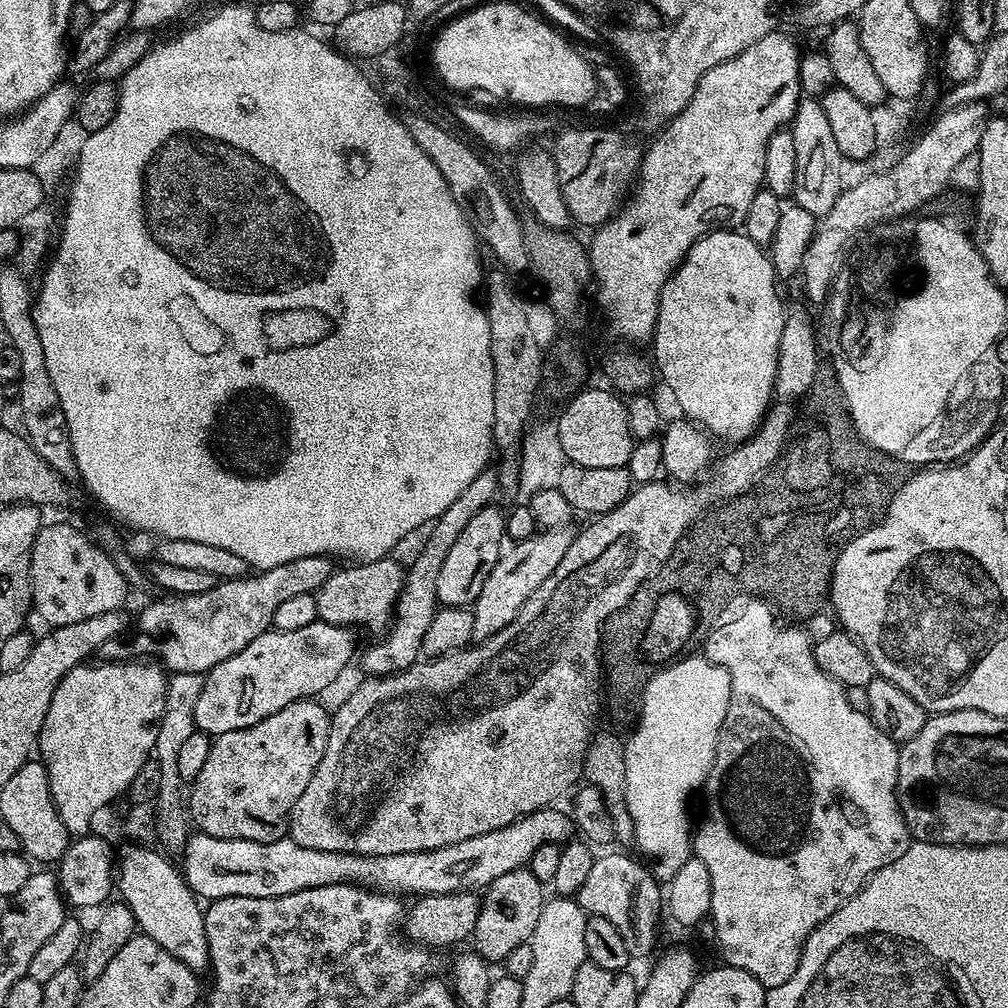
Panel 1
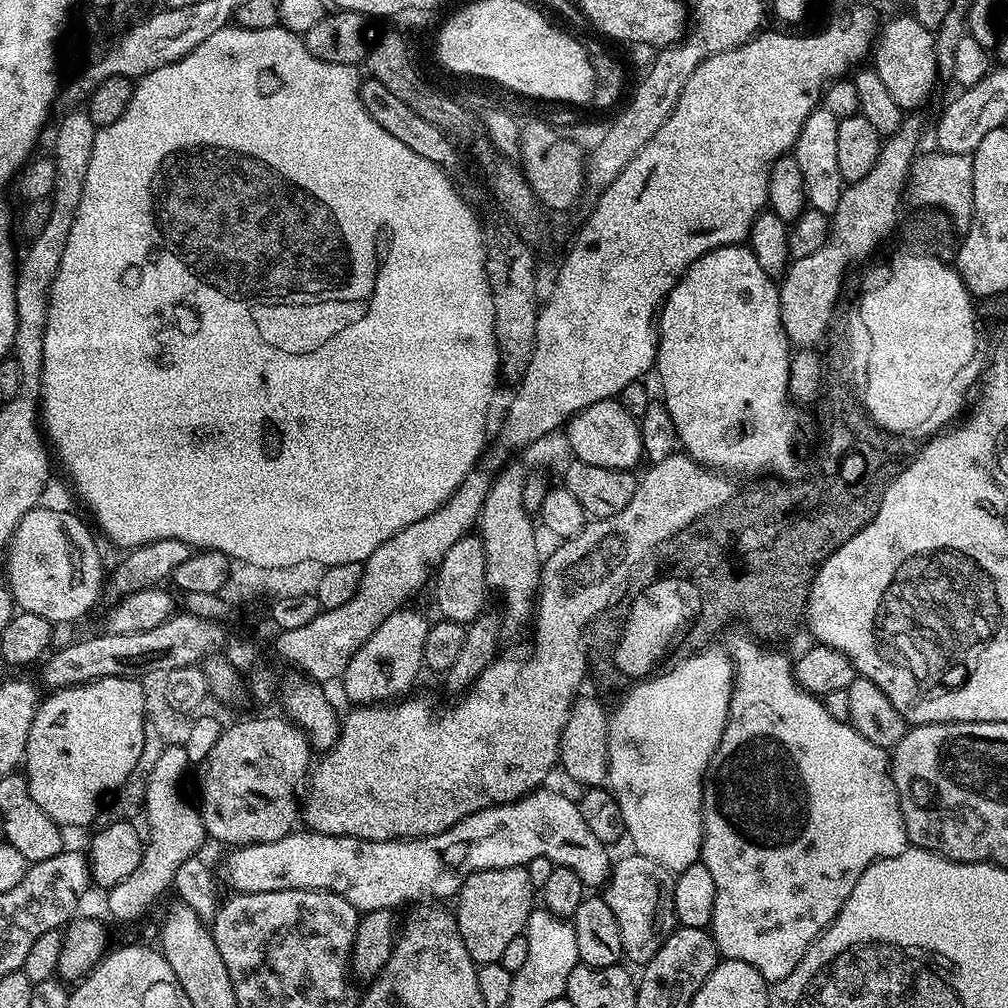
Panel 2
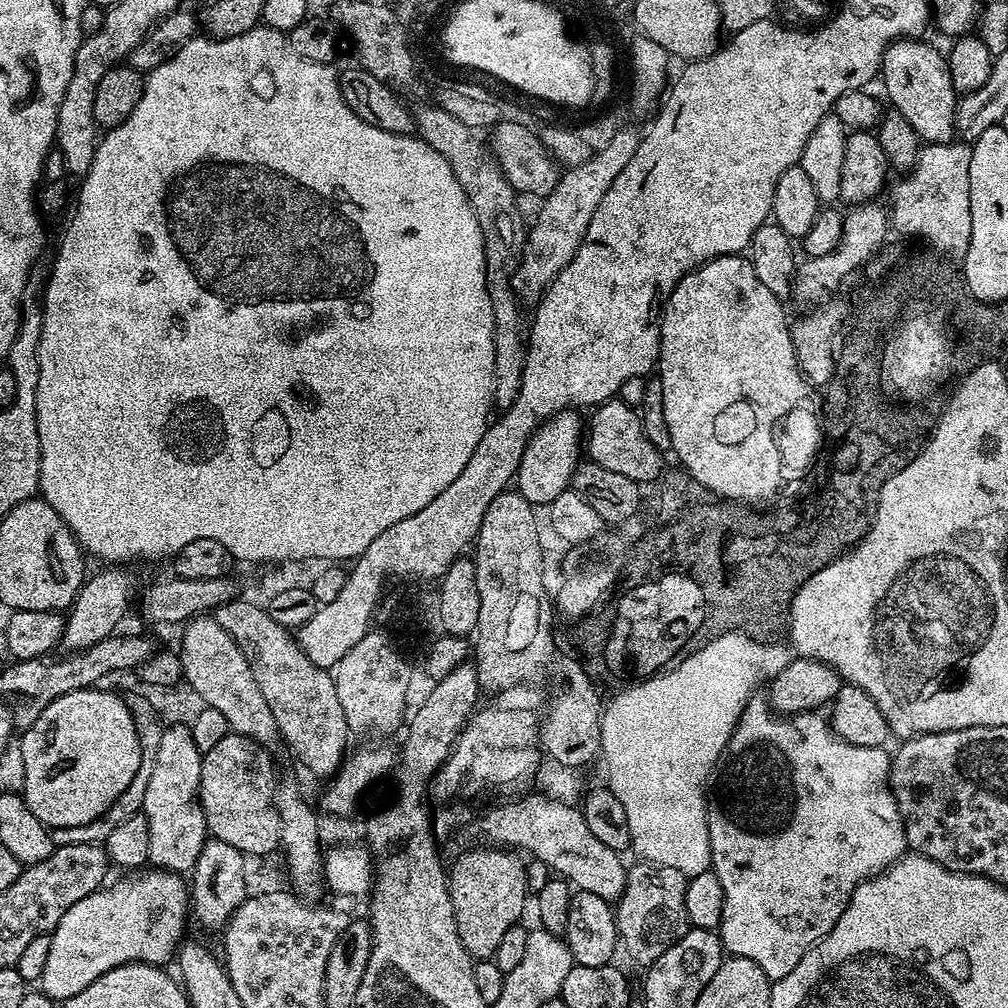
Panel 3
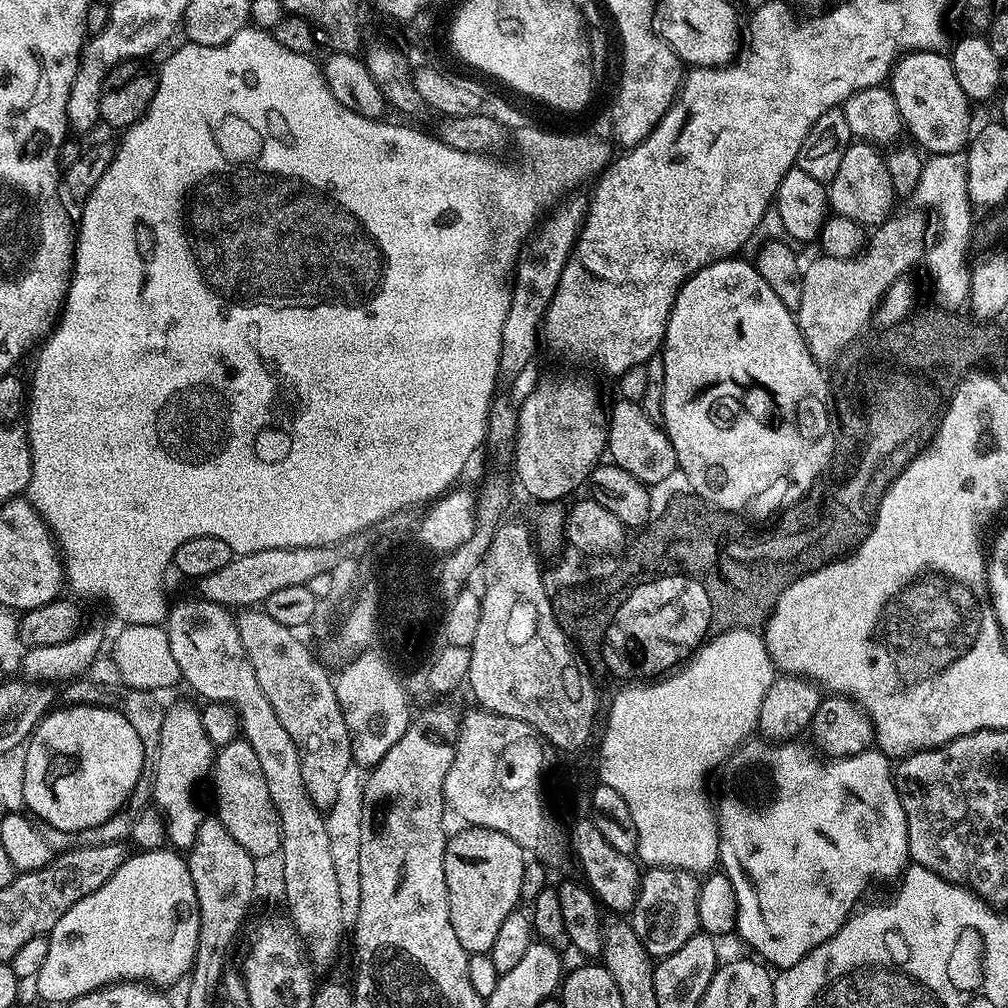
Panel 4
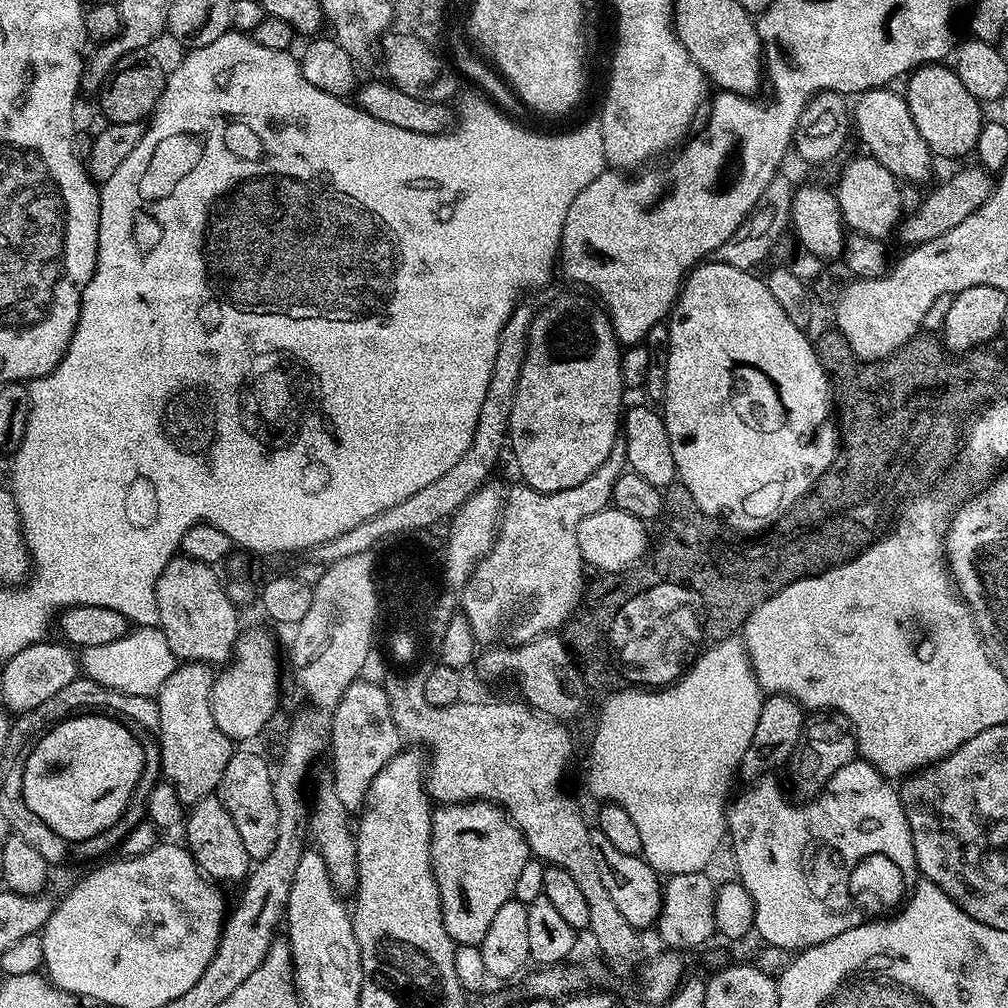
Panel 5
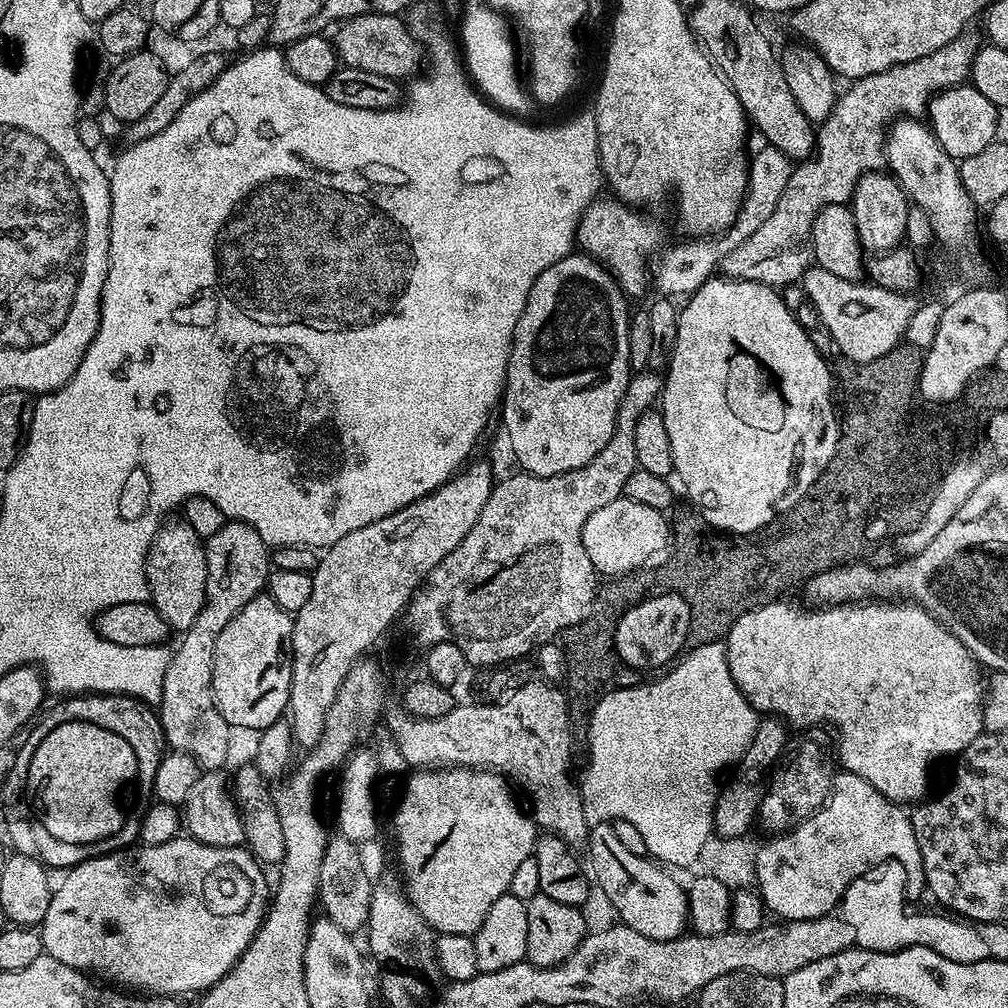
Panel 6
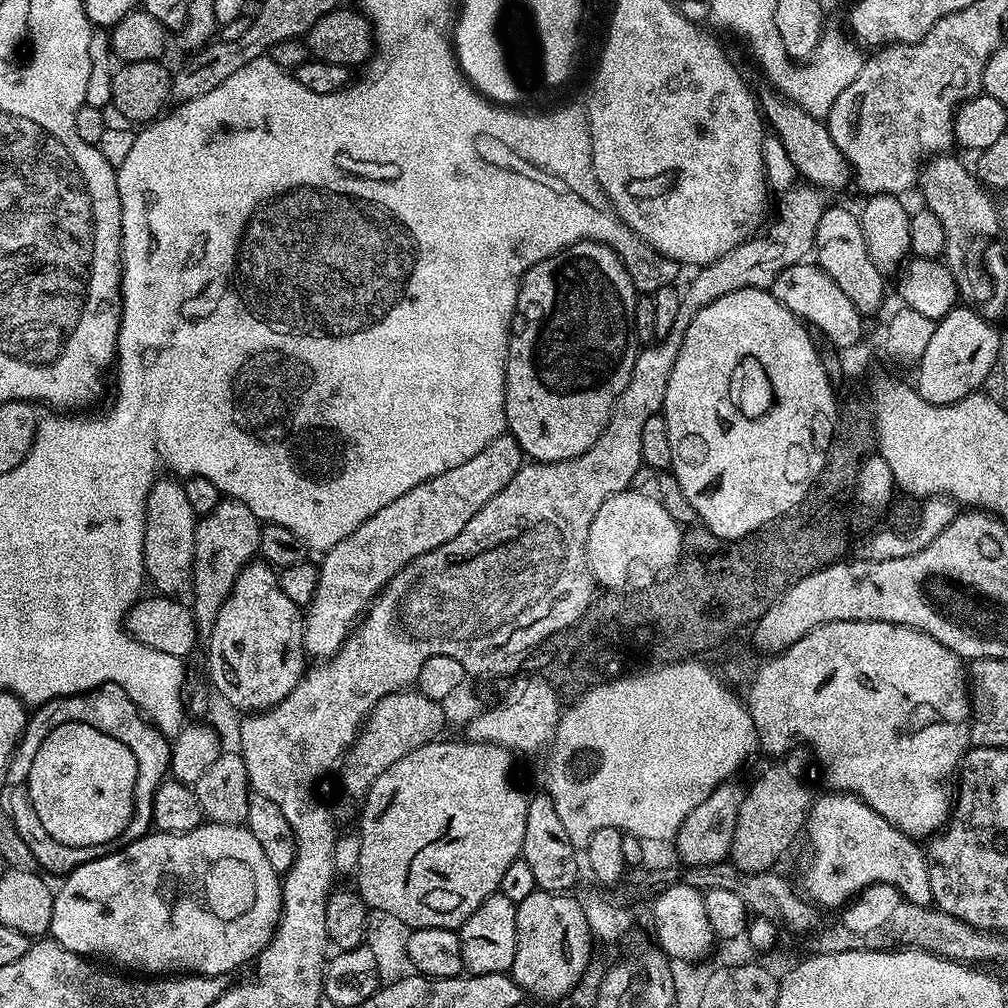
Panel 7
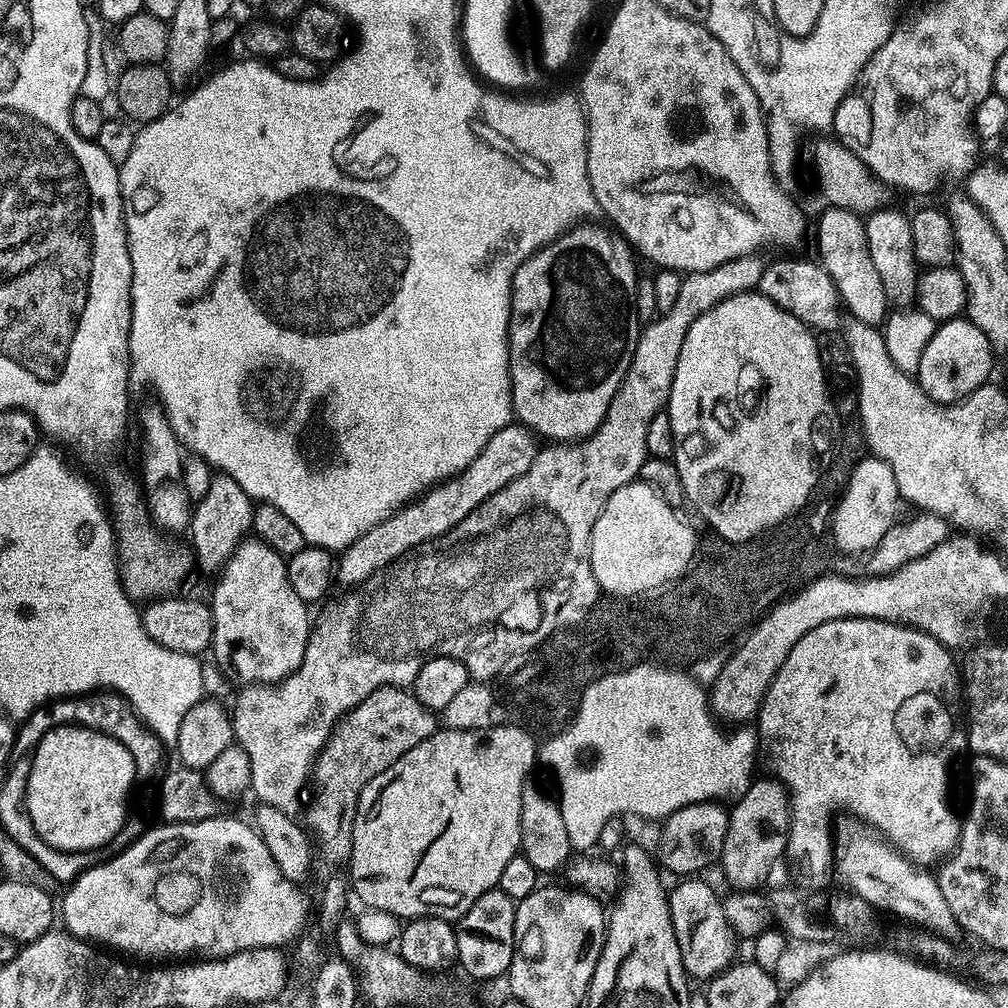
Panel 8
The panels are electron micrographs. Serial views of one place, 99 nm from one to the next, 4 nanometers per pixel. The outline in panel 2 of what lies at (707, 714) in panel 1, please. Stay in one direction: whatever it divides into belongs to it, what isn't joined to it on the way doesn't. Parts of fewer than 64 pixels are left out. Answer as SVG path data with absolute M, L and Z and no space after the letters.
M721 655L691 660L671 676L640 688L620 709L612 727L612 797L622 810L627 839L632 839L636 847L633 849L639 855L658 862L658 866L666 866L673 874L700 860L700 843L704 837L702 781L728 720L732 697L728 680L728 663Z

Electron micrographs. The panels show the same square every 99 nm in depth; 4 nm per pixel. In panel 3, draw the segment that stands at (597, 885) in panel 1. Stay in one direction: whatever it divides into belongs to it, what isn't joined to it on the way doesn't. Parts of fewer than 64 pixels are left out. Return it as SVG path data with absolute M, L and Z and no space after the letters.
M636 862L627 869L627 874L624 892L614 904L618 940L634 963L649 966L690 929L686 914L689 877L670 866L647 862Z

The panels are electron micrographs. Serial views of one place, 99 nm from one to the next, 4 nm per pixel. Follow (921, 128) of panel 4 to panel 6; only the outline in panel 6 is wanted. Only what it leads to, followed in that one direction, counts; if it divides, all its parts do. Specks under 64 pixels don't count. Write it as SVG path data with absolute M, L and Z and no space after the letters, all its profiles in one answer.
M965 82L957 88L948 88L932 97L926 113L927 123L938 138L942 150L950 154L953 160L961 162L979 154L986 146L997 139L996 127L1000 124L1001 113L971 83Z

